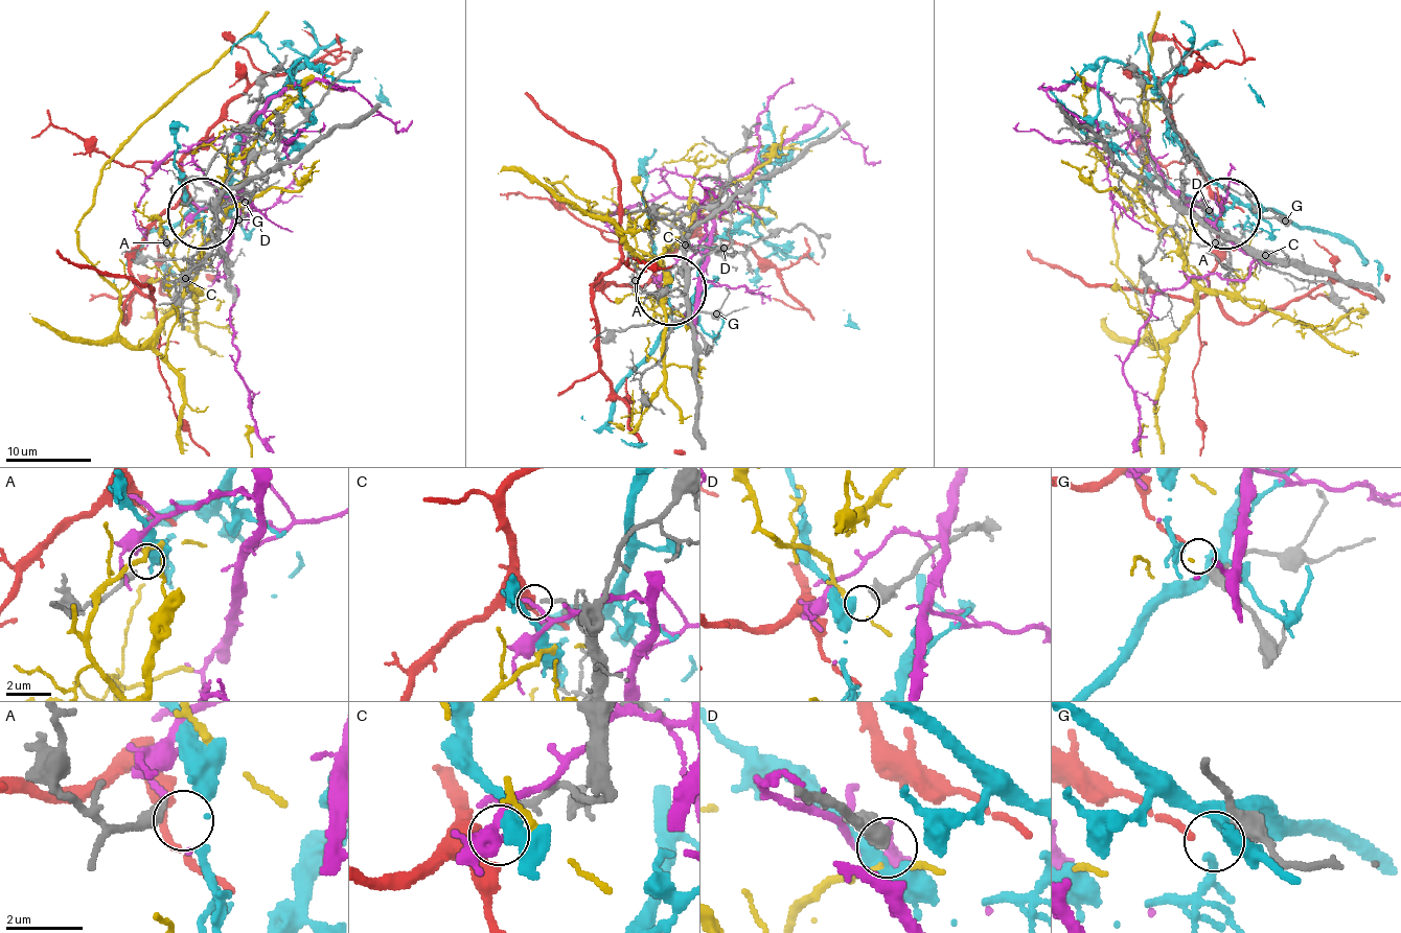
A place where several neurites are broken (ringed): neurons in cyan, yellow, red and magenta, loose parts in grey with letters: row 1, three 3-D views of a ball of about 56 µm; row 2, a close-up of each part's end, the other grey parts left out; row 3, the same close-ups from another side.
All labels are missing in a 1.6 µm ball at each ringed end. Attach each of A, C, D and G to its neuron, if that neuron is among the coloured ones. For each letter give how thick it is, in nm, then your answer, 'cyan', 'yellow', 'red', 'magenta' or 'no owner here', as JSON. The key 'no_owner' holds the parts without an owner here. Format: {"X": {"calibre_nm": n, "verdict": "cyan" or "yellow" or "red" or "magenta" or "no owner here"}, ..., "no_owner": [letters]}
{"A": {"calibre_nm": 360, "verdict": "no owner here"}, "C": {"calibre_nm": 180, "verdict": "no owner here"}, "D": {"calibre_nm": 600, "verdict": "yellow"}, "G": {"calibre_nm": 420, "verdict": "red"}, "no_owner": ["A", "C"]}

